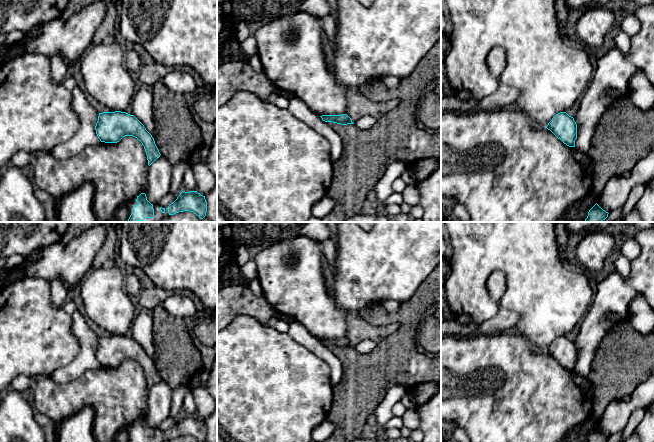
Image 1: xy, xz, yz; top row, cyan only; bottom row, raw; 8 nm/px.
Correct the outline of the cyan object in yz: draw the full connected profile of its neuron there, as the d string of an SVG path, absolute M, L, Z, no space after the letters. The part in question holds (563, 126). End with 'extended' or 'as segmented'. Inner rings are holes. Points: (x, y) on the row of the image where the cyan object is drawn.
M566 112L556 114L546 128L567 146L575 147L577 124Z | as segmented

